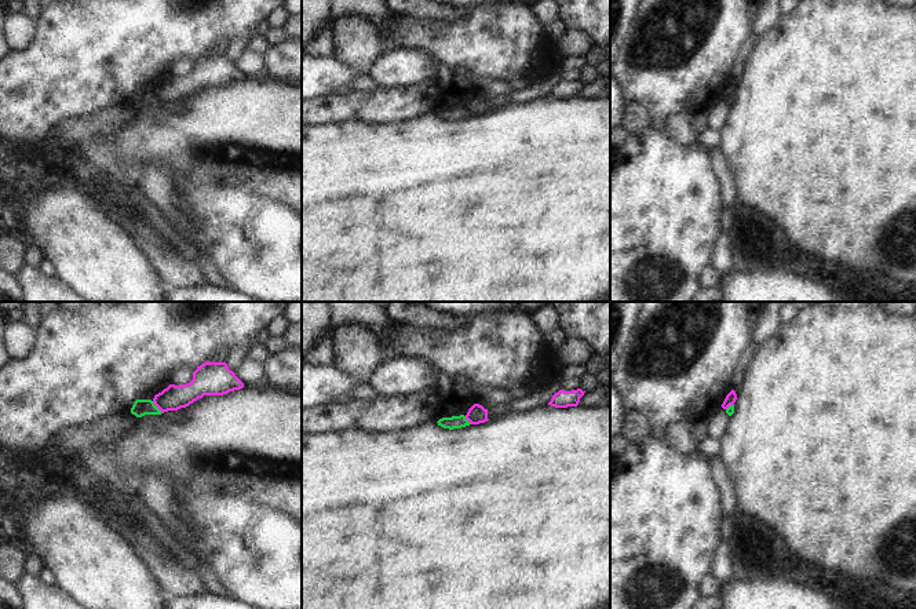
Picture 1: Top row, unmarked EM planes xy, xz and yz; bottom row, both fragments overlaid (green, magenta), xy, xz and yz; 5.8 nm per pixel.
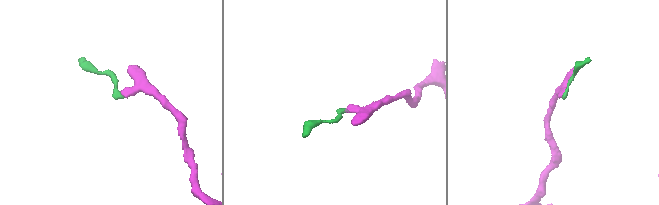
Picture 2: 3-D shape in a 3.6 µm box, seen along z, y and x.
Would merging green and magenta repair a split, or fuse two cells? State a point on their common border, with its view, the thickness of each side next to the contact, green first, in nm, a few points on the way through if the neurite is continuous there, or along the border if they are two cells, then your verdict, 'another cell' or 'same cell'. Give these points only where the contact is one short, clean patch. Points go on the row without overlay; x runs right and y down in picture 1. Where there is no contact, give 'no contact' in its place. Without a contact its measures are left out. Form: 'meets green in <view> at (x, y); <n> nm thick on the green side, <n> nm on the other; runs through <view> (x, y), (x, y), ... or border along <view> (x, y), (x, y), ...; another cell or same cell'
meets green in xy at (156, 98); 100 nm thick on the green side, 140 nm on the other; border along xy (152, 93), (161, 104); another cell

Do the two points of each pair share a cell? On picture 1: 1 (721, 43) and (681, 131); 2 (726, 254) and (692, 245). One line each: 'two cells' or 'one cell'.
1: two cells
2: two cells

